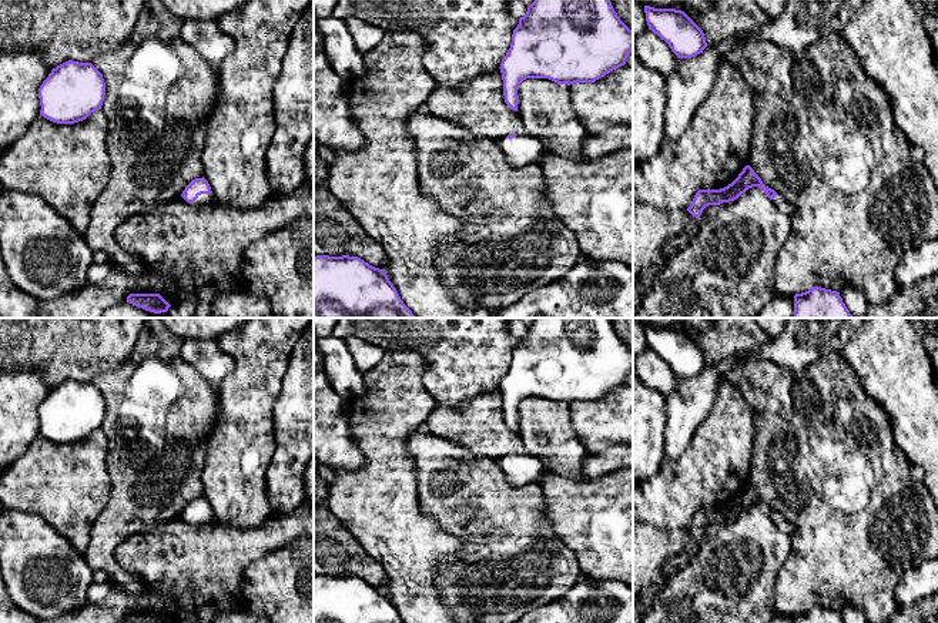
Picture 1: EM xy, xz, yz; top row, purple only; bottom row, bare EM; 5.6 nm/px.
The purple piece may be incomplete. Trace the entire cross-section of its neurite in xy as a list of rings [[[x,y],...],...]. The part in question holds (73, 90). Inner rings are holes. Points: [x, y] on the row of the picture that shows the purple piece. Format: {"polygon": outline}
{"polygon": [[[68,60],[40,86],[40,115],[57,124],[74,124],[101,110],[104,96],[103,74],[91,63]]]}

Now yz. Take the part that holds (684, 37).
{"polygon": [[[644,6],[649,30],[664,40],[679,58],[691,58],[707,47],[703,30],[681,10]]]}

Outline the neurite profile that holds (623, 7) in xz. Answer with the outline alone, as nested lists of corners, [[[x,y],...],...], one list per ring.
[[[610,0],[620,20],[633,31],[633,0]]]

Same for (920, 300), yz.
[[[938,274],[897,292],[887,302],[870,304],[860,318],[938,318]]]

